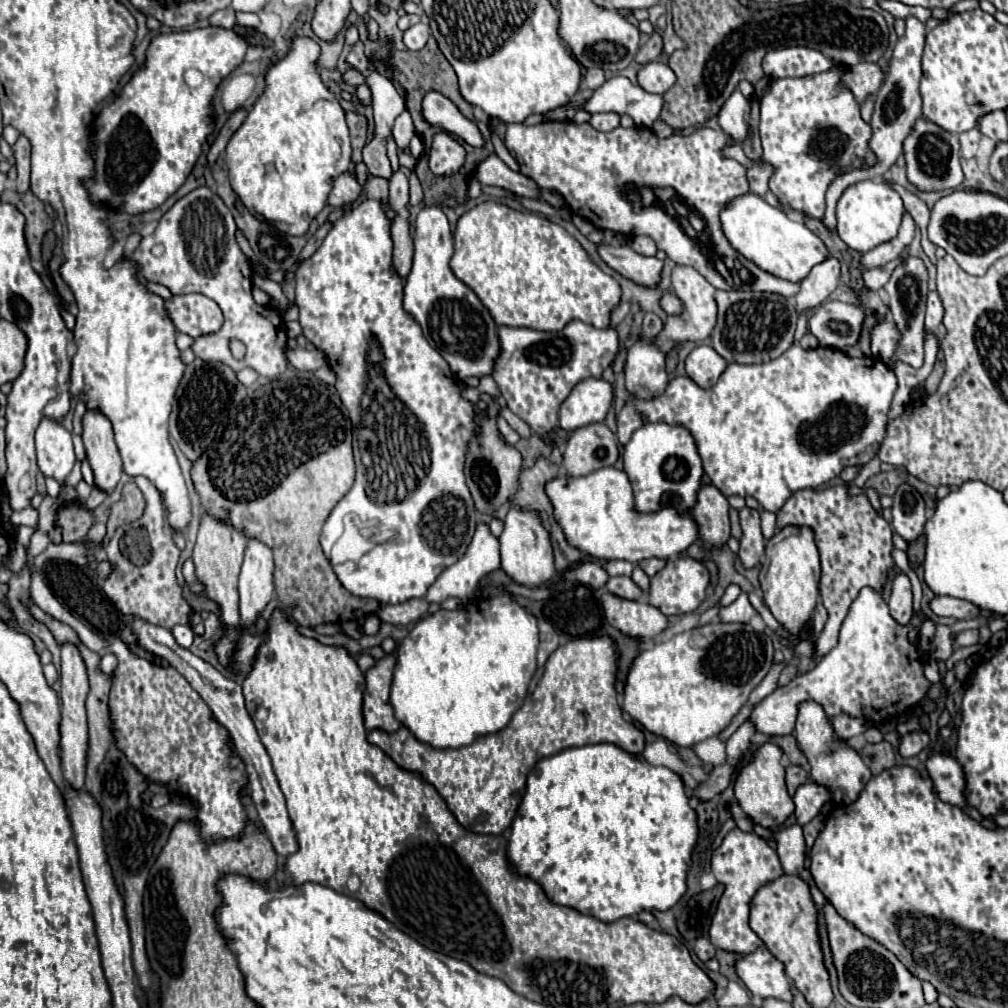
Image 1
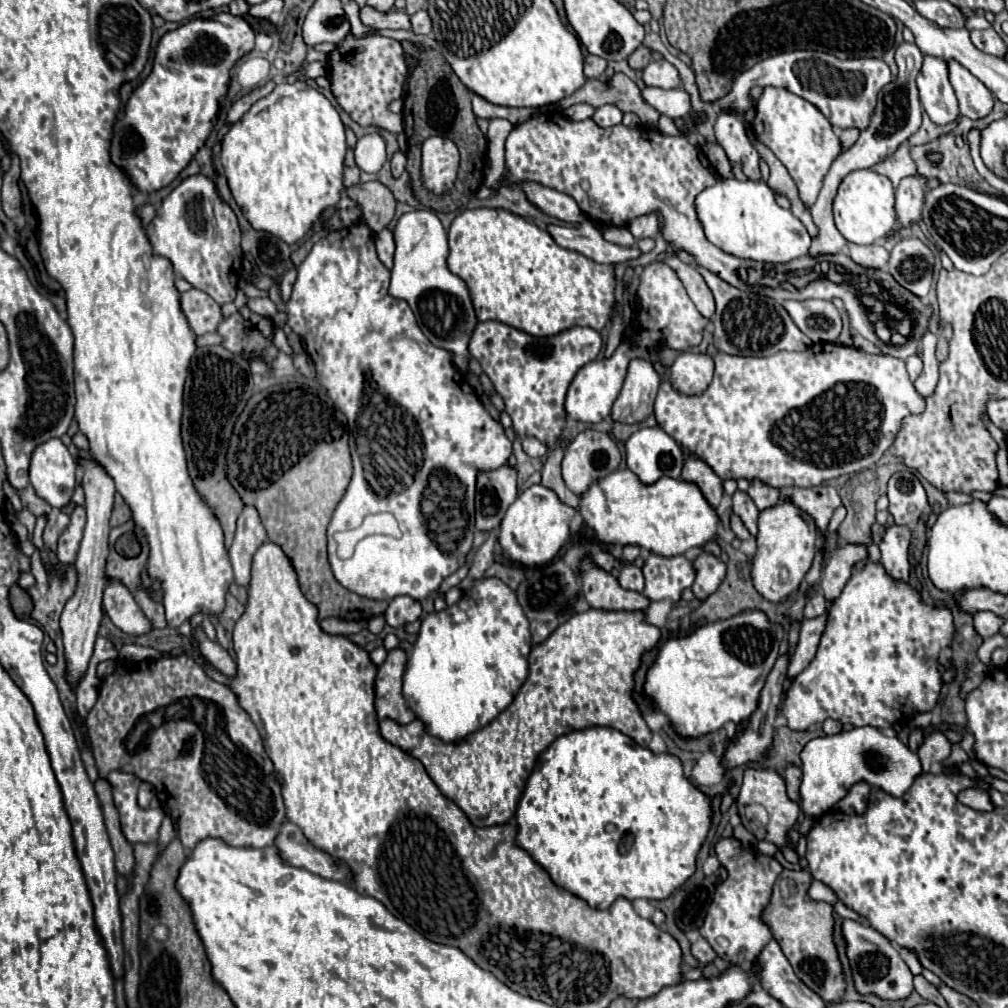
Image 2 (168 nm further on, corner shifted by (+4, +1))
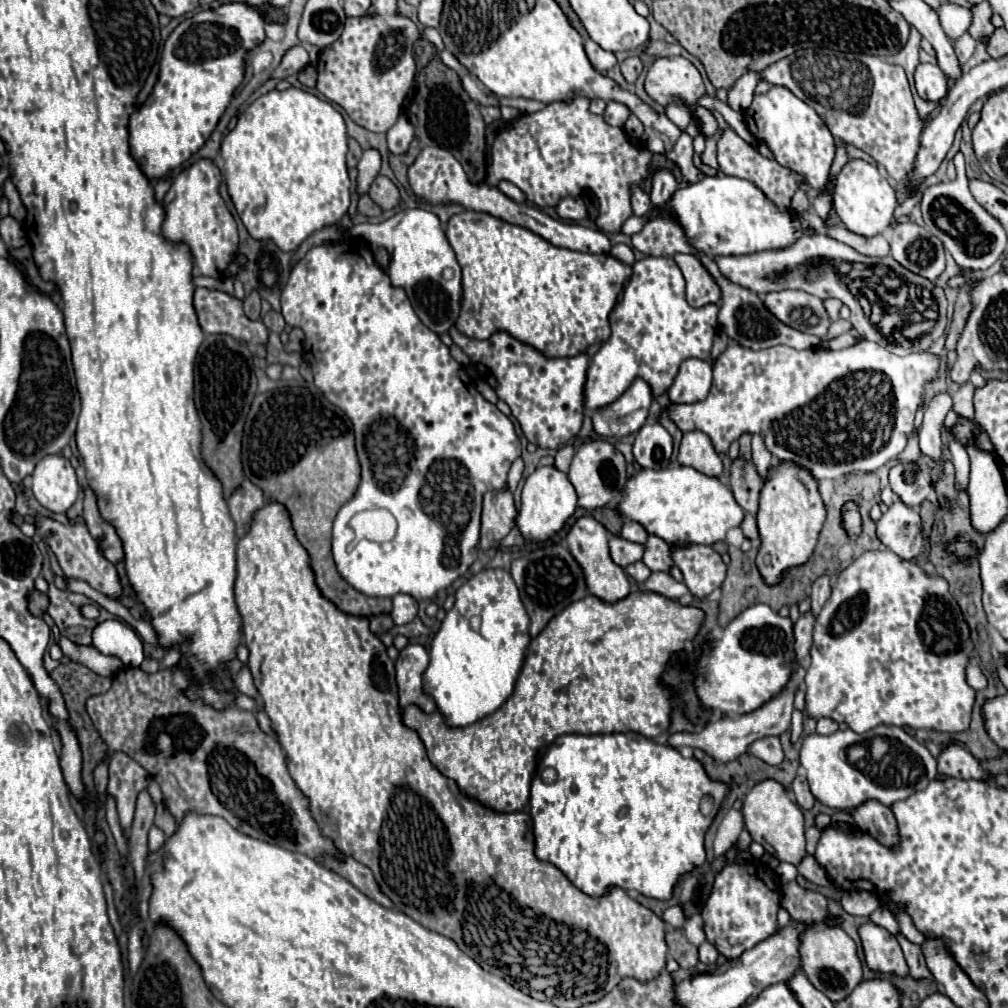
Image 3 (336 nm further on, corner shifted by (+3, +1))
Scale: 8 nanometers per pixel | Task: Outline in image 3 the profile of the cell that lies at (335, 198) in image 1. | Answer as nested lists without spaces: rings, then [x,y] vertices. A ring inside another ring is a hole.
[[[378,176],[378,178],[372,182],[368,194],[370,194],[370,198],[372,198],[382,210],[392,210],[392,208],[396,208],[396,206],[402,202],[400,190],[398,190],[396,184],[394,184],[390,178],[386,178],[386,176]]]

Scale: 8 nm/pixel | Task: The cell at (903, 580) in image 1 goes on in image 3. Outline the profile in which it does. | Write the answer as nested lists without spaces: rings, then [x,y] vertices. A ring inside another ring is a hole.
[[[896,498],[878,520],[878,538],[900,558],[914,560],[924,546],[920,514]]]

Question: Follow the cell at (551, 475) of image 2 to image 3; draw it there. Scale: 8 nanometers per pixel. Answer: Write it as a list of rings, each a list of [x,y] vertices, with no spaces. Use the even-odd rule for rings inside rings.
[[[566,444],[566,446],[562,446],[558,452],[556,452],[556,468],[560,468],[560,470],[564,470],[564,472],[568,472],[568,468],[570,468],[570,462],[572,462],[572,458],[574,458],[574,454],[576,454],[576,450],[574,450],[574,446],[570,446],[570,444]]]

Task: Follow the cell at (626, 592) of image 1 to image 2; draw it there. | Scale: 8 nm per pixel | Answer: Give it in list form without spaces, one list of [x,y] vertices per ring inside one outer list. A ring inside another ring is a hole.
[[[633,564],[623,566],[617,580],[619,580],[619,584],[621,584],[625,590],[643,592],[643,574],[641,574],[641,568],[637,568],[637,566],[633,566]]]

